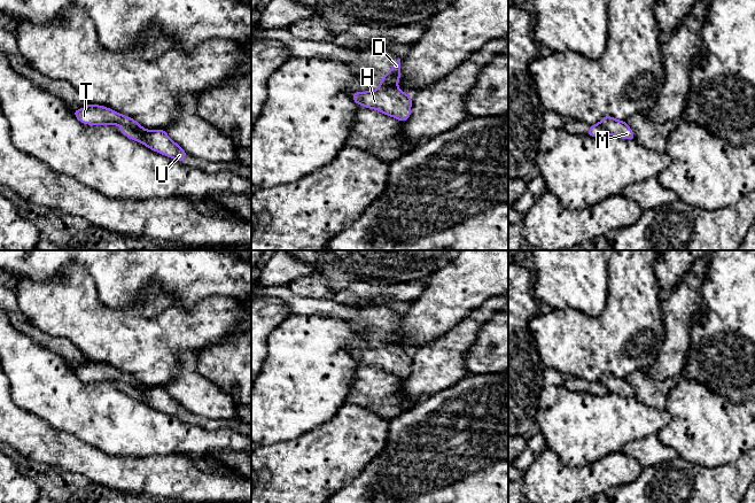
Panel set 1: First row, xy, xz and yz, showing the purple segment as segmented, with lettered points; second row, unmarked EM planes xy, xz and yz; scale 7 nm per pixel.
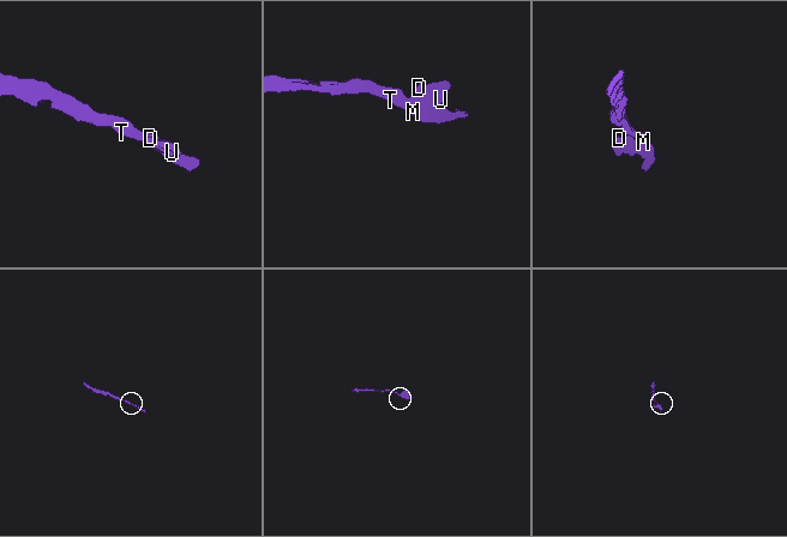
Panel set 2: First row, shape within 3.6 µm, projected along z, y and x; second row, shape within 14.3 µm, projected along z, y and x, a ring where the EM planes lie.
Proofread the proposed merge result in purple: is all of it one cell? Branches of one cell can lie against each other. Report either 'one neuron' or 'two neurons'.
two neurons

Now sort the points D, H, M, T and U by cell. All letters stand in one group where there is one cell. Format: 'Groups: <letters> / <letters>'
Groups: D U / H M T

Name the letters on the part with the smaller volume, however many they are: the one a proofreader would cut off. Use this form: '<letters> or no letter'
D, U

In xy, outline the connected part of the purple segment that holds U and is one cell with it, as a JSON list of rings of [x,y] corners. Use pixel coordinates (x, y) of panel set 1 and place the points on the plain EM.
[[[122,382],[119,389],[129,396],[138,398],[156,410],[177,417],[181,421],[184,420],[184,416],[188,413],[188,410],[173,398],[165,387],[157,386],[139,389],[129,384]]]

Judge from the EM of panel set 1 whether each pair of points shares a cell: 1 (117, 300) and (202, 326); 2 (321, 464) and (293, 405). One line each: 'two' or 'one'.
1: two
2: two

